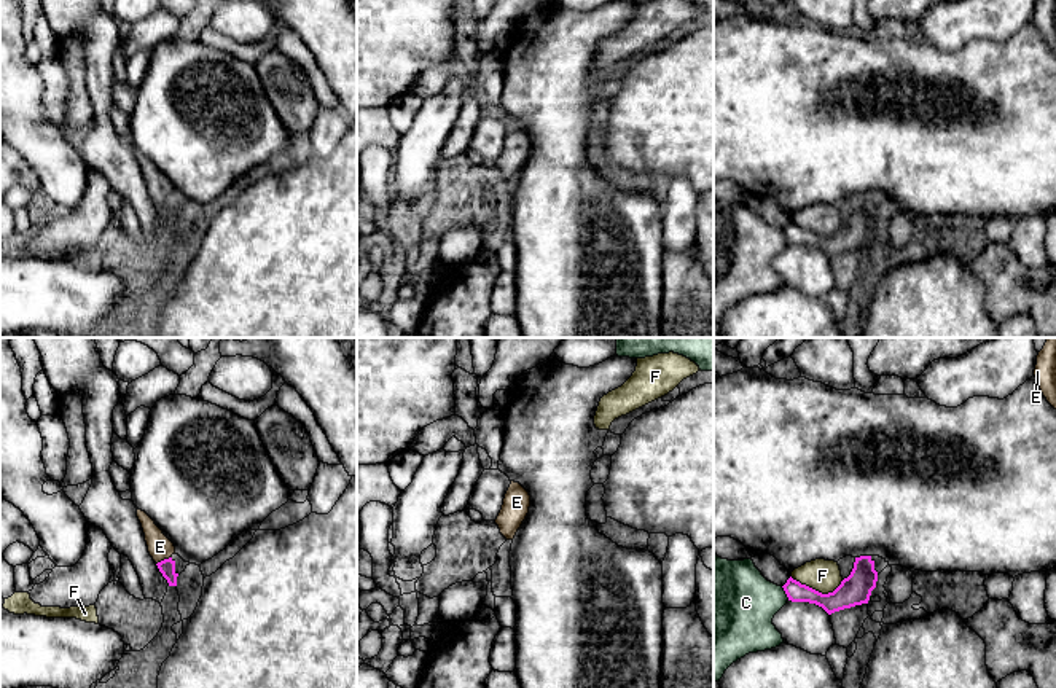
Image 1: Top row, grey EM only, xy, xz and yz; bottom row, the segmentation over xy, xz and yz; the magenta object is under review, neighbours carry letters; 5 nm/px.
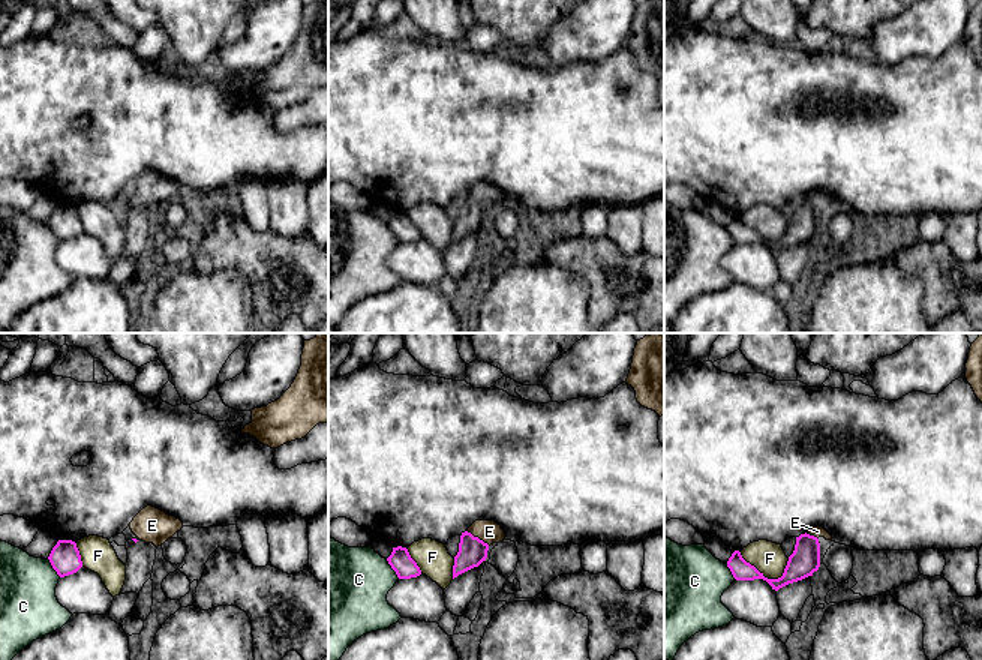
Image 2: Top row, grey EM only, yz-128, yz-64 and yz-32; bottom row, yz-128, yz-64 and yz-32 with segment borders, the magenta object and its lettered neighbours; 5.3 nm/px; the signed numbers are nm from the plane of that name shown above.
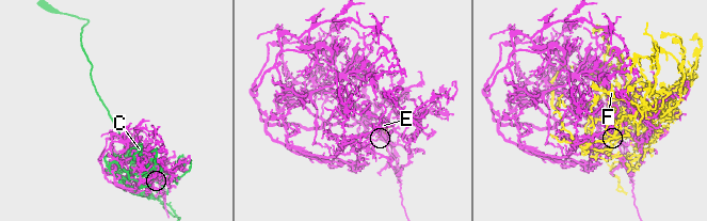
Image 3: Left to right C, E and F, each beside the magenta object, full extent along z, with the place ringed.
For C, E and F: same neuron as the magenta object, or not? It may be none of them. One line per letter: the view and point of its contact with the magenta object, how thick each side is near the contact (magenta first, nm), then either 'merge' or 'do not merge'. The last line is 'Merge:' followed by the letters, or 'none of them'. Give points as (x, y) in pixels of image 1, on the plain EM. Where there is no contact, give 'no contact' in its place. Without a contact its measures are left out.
C: meets magenta in yz at (786, 236); 100 nm thick on the magenta side, 380 nm on the other; do not merge
E: meets magenta in xy at (164, 203); 80 nm thick on the magenta side, 120 nm on the other; merge
F: meets magenta in yz at (817, 234); 160 nm thick on the magenta side, 160 nm on the other; do not merge
Merge: E

